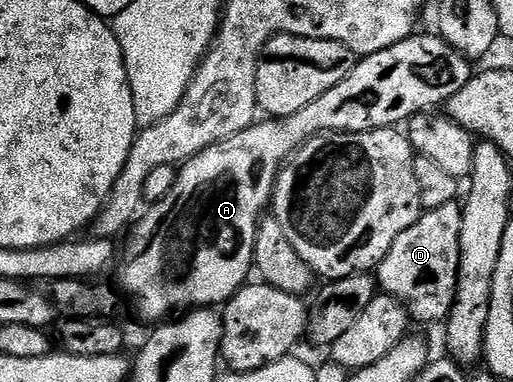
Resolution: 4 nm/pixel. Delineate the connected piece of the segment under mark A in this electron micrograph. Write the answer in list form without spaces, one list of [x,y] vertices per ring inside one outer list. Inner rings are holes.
[[[413,34],[407,40],[380,50],[378,54],[357,59],[354,70],[346,79],[338,82],[334,90],[322,94],[322,98],[310,102],[310,106],[298,110],[298,114],[261,119],[251,128],[202,150],[194,158],[179,165],[170,194],[151,205],[137,219],[127,237],[128,253],[122,256],[120,284],[125,294],[136,303],[136,312],[142,319],[156,326],[171,321],[185,310],[215,309],[227,304],[249,283],[248,275],[253,275],[256,262],[256,231],[269,211],[280,169],[289,163],[290,158],[295,157],[292,155],[308,139],[309,143],[317,134],[369,132],[403,125],[414,116],[439,109],[436,108],[439,104],[440,107],[447,105],[448,100],[454,98],[458,90],[462,90],[462,86],[471,82],[474,75],[473,61],[455,52],[439,35],[420,35]]]

